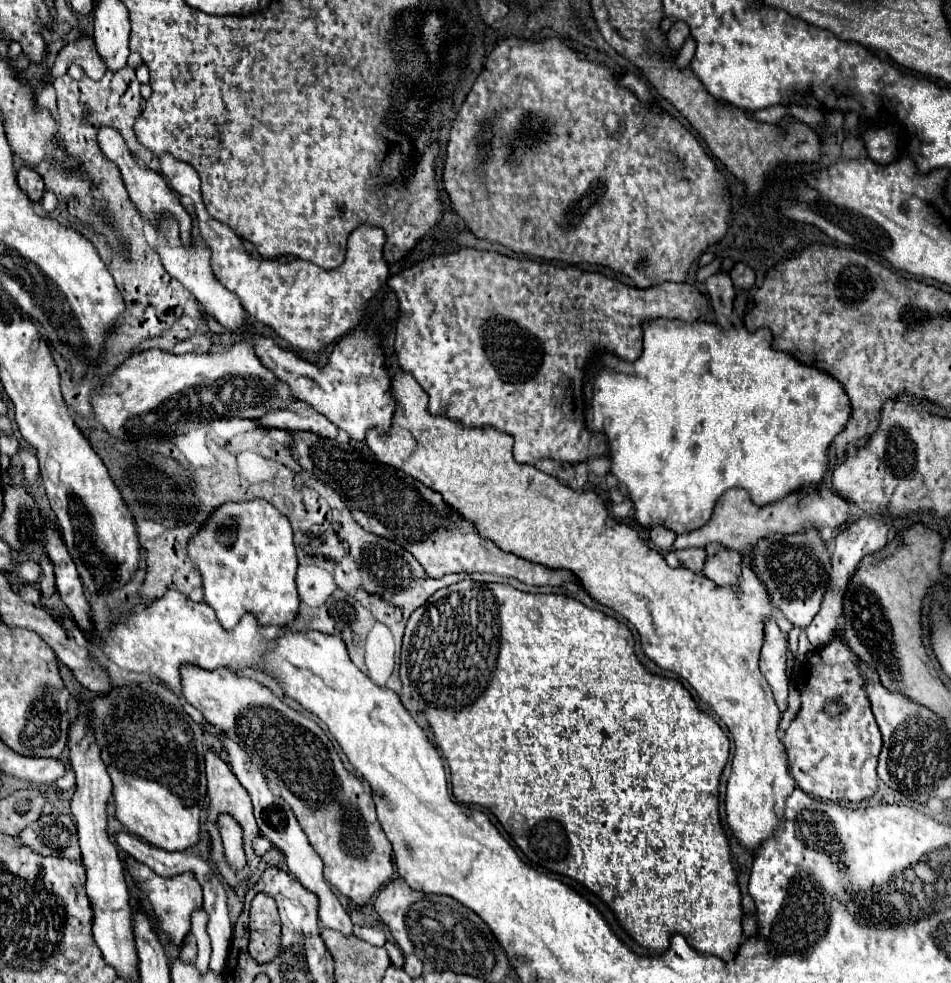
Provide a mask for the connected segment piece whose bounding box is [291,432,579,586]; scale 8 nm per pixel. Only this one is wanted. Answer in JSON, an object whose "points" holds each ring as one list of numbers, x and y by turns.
{"points":[[293,432,293,438,293,458,303,466,303,470,311,470,313,476,333,486,351,510,355,522,367,532,375,532,377,536,393,540,409,550,431,578,441,578,453,572,489,572,517,578,529,586,579,584,577,576,569,570,553,570,527,562,515,554,503,552,491,544,491,540,483,540,475,524,449,508,437,492,393,466,385,466,371,456,363,456,353,444,339,444,337,440,321,438,313,432]]}

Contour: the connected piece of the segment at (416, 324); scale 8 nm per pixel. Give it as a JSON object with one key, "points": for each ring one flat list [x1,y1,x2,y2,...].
{"points":[[473,246,430,256,393,276,389,286,399,298,395,338,399,366,413,372,415,380,429,394,429,410,437,414,439,408,443,408,449,418,461,420,465,426,489,424,499,432,511,434,515,438,515,460,527,464,539,458,585,462,589,456,607,454,605,436,585,432,581,398,583,364,599,348,631,362,641,354,643,320,663,316,695,322,707,306,707,298,695,284,661,282,647,290,639,290,597,272,581,272,573,266,559,268,549,262,517,260]]}

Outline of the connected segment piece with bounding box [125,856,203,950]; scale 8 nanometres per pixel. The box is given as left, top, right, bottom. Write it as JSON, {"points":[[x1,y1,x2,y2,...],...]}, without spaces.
{"points":[[129,856,129,860,125,862,125,866,129,870,129,876,137,882,139,890,147,894,147,898,151,902,151,908,155,912,157,926,161,928,163,934,167,934,169,944,179,950,183,946,183,942,185,942,185,936,191,930,191,914,203,906,201,884,197,882,195,874,193,872,183,872,183,874,177,874,173,878,161,878,149,866,141,864,139,860,133,860,133,856]]}

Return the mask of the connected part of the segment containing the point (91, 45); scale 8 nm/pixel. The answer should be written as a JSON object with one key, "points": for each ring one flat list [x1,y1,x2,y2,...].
{"points":[[79,36,77,40,73,42,67,42,61,52,57,54,53,66,49,68,47,76,43,78,43,82,49,82,51,78,57,78,57,76,63,76,67,74,67,68,71,64,79,64,85,74,93,80,101,80,101,76,105,76,107,68,105,68,105,60,101,60,99,52,97,52,97,46,95,46,95,40,91,36]]}

